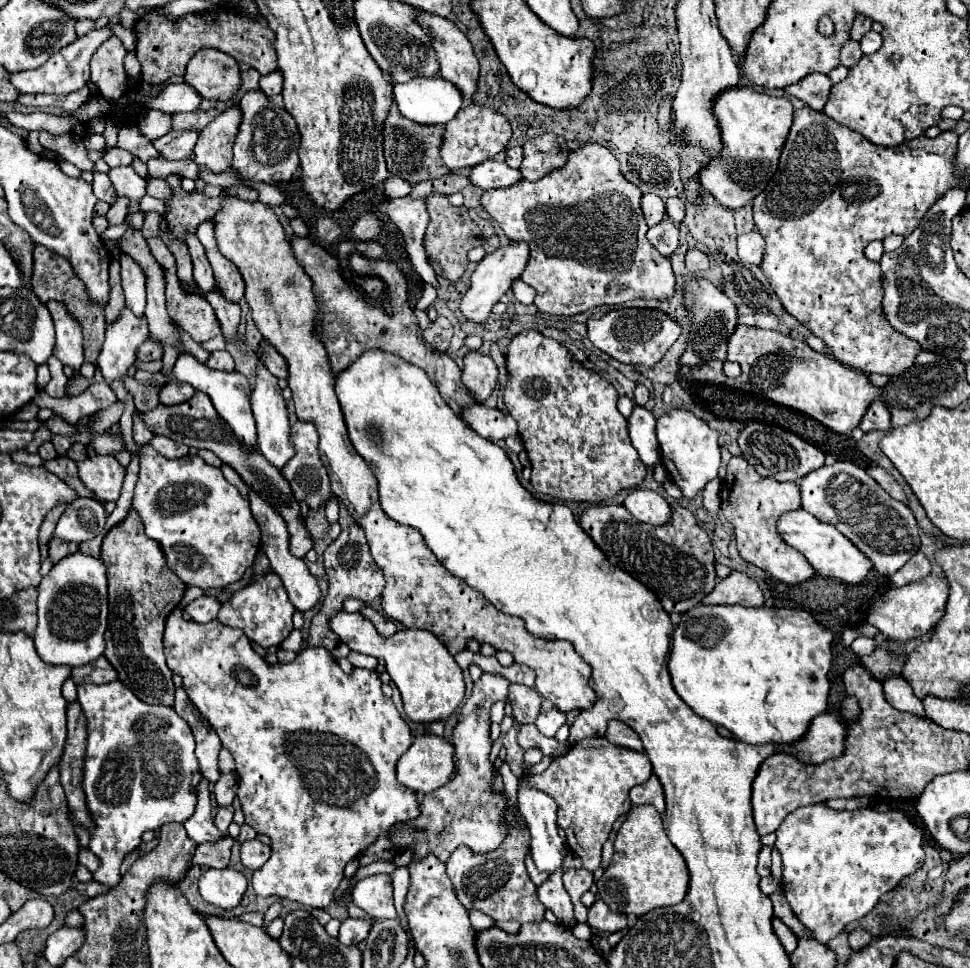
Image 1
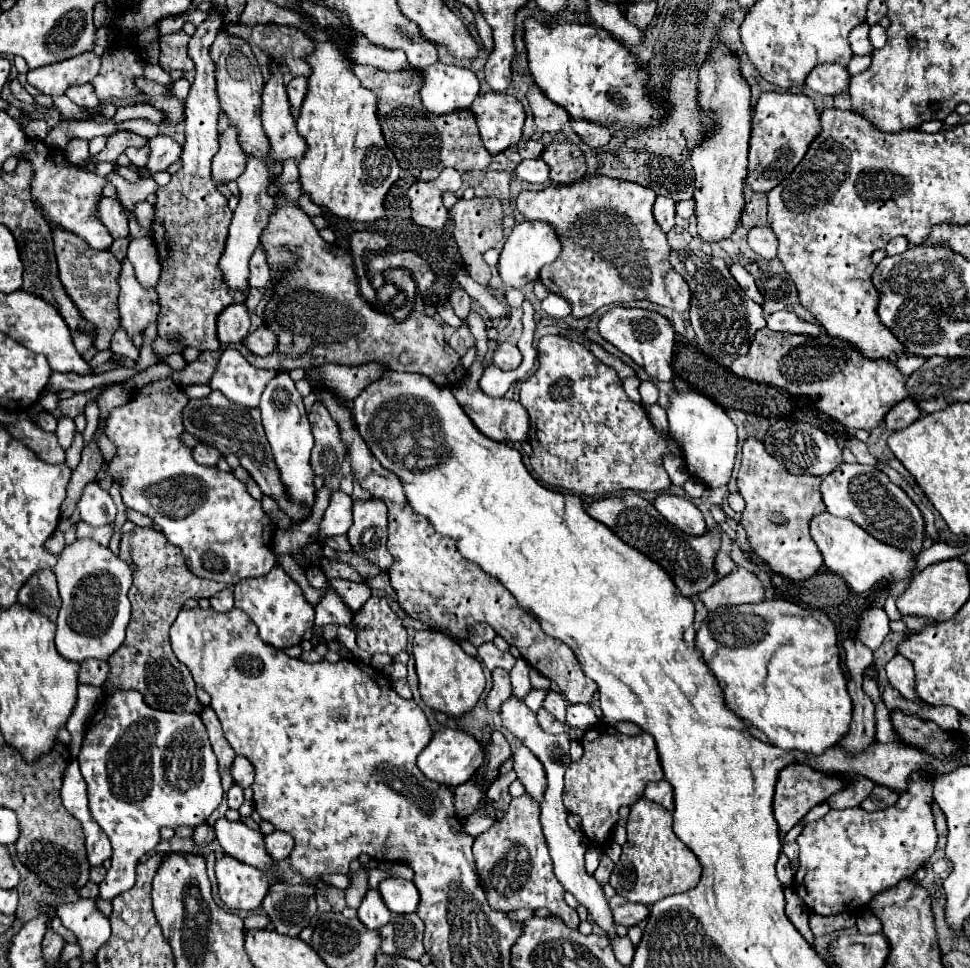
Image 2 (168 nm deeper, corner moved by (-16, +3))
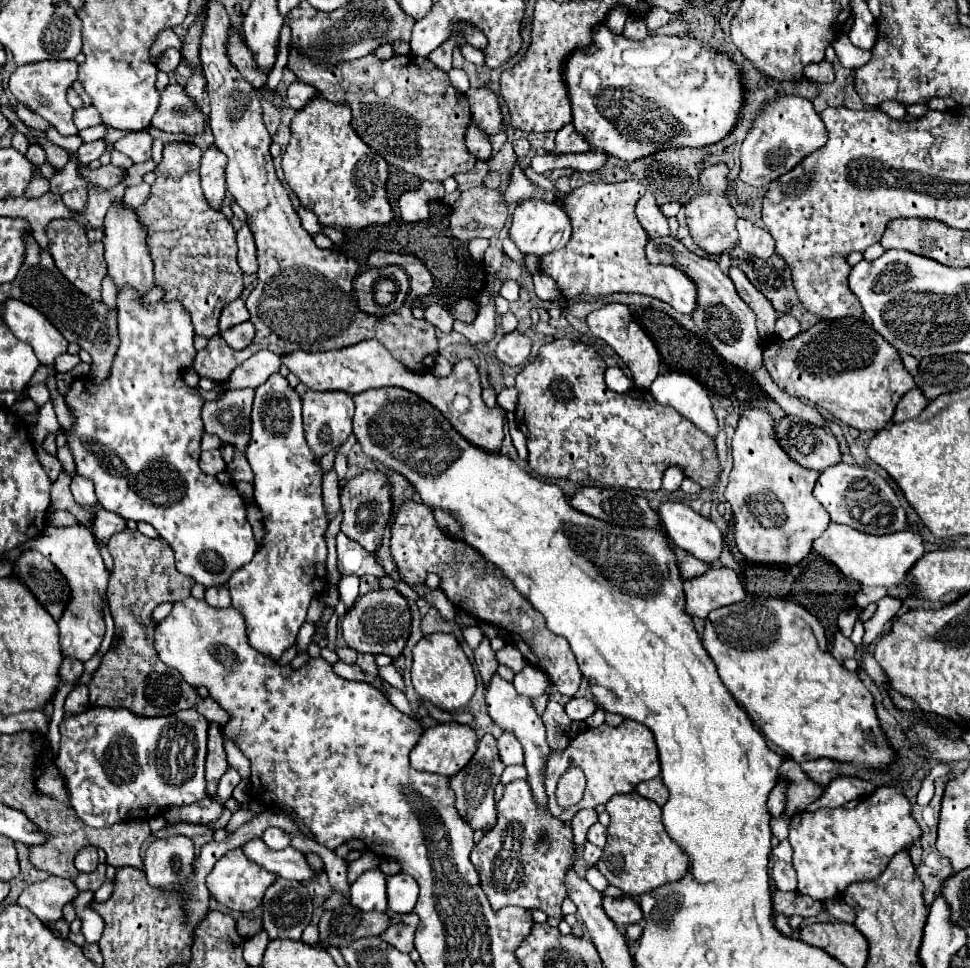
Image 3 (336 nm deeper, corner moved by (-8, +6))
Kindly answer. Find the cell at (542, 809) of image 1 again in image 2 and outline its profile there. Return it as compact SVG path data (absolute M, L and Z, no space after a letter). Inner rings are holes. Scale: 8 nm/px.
M520 747L514 753L514 771L516 771L518 779L522 781L522 785L526 787L526 793L534 801L542 803L544 801L544 791L546 791L548 779L546 779L544 765L538 761L538 757L530 749Z

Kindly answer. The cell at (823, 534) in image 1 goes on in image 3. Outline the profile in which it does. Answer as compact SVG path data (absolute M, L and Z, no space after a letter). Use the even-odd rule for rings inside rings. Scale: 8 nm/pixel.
M832 522L824 530L824 534L814 542L814 550L820 556L832 560L842 570L844 576L864 586L882 586L886 588L888 596L898 600L906 600L916 594L916 590L908 590L910 586L906 584L906 574L916 564L916 560L924 554L924 544L920 534L912 530L902 530L888 536L870 536Z

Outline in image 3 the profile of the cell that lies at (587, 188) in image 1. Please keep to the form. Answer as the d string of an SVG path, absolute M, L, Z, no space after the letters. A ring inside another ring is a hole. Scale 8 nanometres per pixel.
M626 180L618 184L584 184L566 196L564 210L572 220L572 236L564 248L540 260L540 272L552 276L566 298L576 294L600 296L632 292L660 298L682 314L694 312L698 292L690 276L674 266L654 266L644 258L644 242L648 242L648 236L634 214L634 206L644 192L640 182Z

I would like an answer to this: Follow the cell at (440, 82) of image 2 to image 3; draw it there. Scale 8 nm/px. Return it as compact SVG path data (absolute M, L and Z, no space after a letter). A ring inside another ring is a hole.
M452 68L450 72L448 72L448 78L450 78L450 82L452 82L452 86L456 88L456 90L460 90L460 92L466 92L468 90L468 76L466 76L466 72L464 70L456 70L456 68Z

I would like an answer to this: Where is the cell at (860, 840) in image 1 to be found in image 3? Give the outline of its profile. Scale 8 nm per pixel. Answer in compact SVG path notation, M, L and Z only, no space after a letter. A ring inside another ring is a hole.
M878 788L870 794L870 798L864 798L854 810L846 808L820 808L816 812L800 812L792 816L790 822L790 844L794 848L794 870L798 874L798 892L806 894L810 898L816 898L824 902L826 898L838 896L840 892L846 890L848 884L852 882L862 882L862 880L872 880L876 878L888 864L888 860L914 844L922 834L918 822L910 816L910 804L904 798L902 790L898 788Z

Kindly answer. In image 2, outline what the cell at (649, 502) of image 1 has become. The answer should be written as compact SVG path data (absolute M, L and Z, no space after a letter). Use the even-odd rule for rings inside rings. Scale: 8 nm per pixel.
M662 493L662 495L656 497L654 507L676 529L680 529L680 531L684 531L688 535L700 535L700 533L706 531L706 523L702 519L700 509L686 497Z

